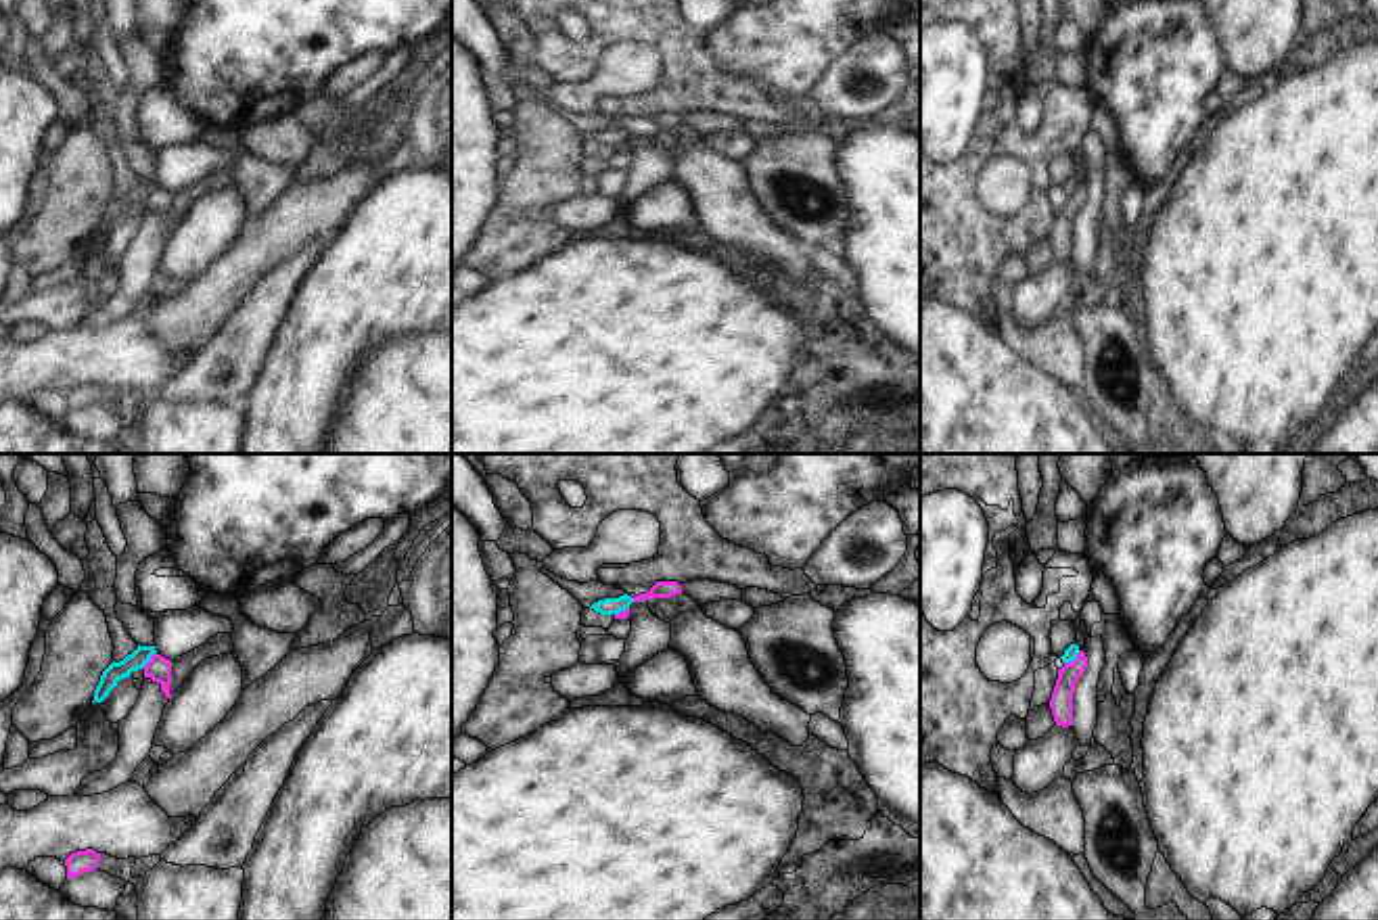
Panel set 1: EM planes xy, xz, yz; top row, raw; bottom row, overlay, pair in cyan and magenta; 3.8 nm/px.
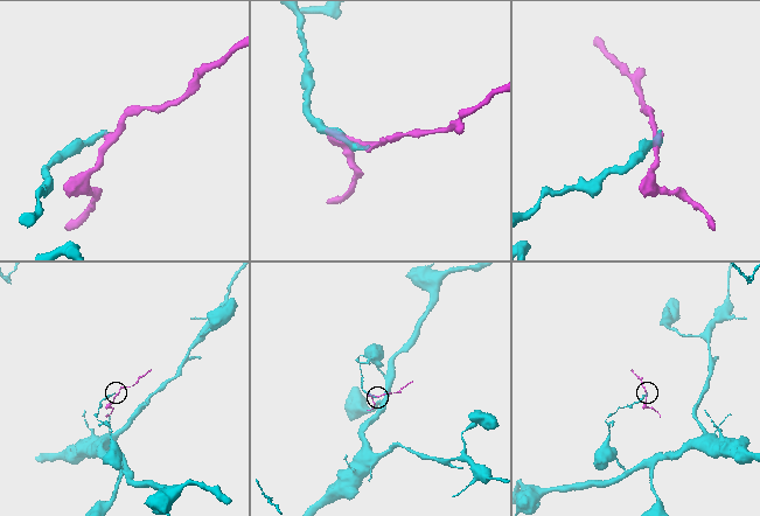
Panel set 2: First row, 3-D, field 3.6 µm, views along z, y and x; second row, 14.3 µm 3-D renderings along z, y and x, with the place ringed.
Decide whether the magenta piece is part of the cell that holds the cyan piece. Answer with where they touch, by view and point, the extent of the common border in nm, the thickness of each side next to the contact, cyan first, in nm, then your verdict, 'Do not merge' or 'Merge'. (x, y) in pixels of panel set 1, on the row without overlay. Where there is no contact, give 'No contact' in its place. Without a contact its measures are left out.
Touches cyan at xy (149, 191). Shared border 90 nm. Thickness 70 nm (cyan) against 100 nm. Do not merge.

